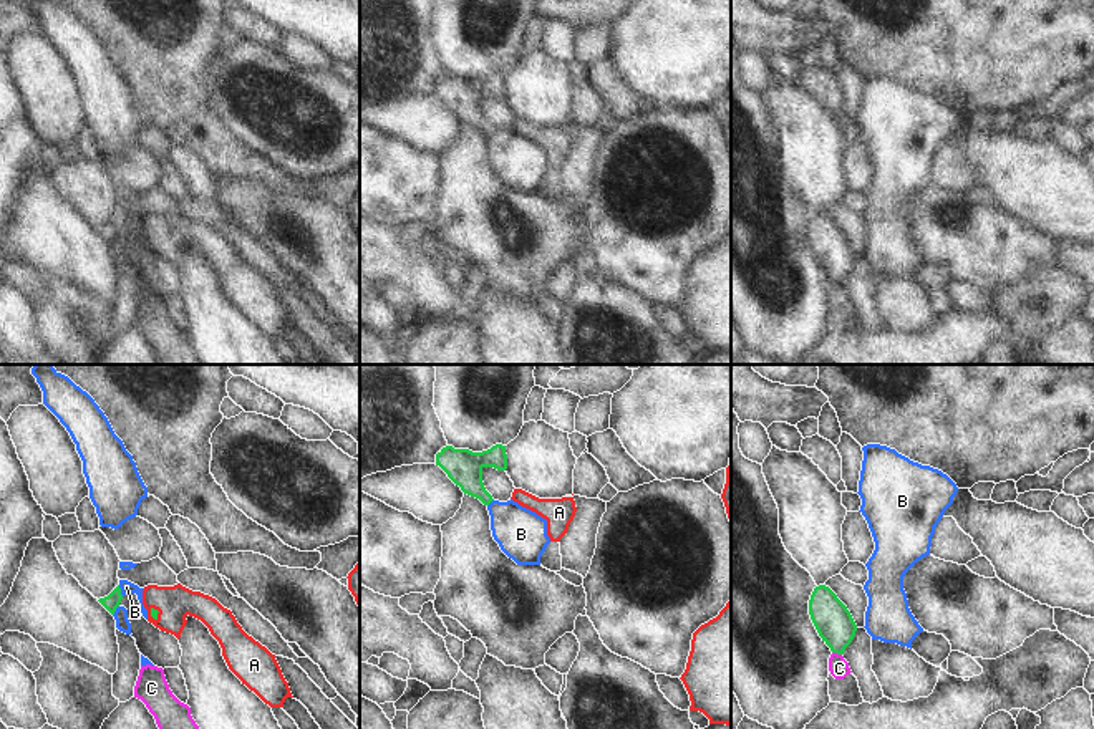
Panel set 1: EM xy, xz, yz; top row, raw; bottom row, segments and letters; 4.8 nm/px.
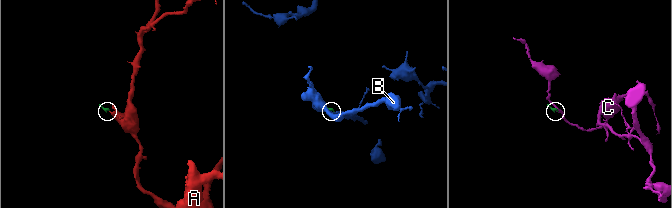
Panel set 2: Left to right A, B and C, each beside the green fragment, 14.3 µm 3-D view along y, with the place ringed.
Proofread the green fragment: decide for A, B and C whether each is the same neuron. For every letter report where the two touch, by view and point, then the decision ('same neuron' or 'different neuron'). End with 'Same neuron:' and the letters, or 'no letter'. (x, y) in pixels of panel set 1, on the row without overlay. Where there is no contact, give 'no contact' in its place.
A: meets green in xy at (151, 242); same neuron
B: meets green in xy at (120, 219); different neuron
C: meets green in yz at (837, 282); different neuron
Same neuron: A

